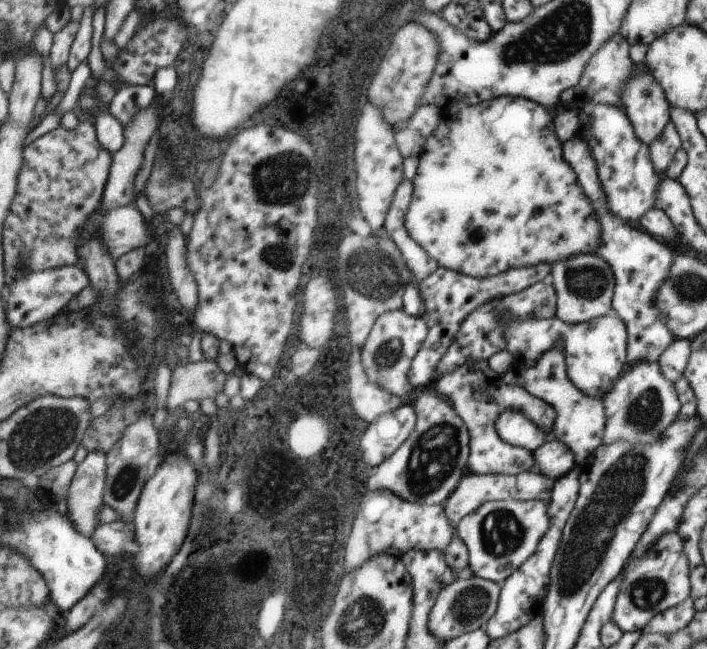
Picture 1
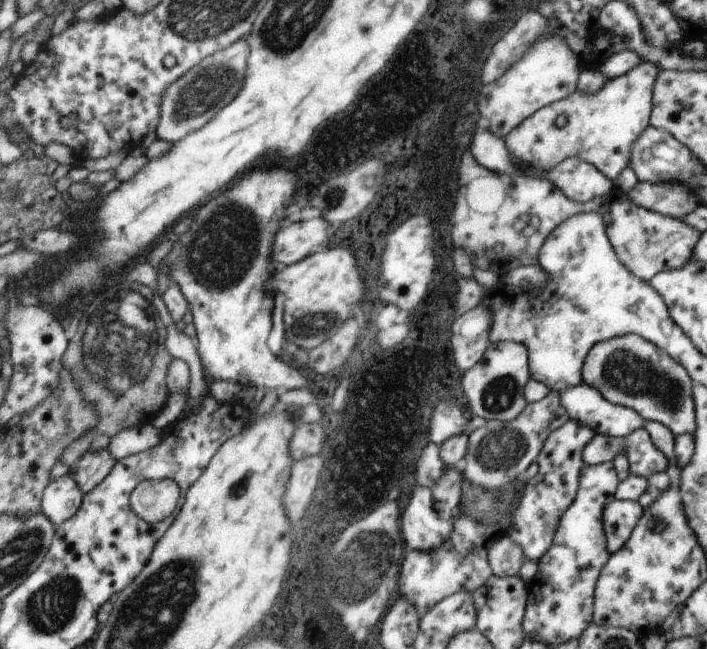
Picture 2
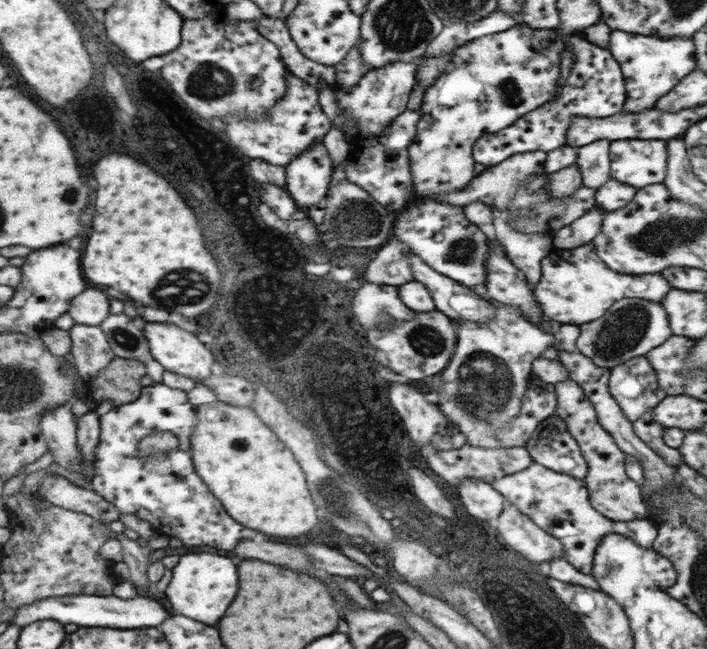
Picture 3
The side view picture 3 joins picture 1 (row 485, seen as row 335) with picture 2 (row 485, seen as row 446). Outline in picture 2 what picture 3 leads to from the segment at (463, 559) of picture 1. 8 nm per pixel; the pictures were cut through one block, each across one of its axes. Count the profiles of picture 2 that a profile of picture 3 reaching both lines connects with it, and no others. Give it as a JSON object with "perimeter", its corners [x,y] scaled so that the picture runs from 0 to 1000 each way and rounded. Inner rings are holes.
{"perimeter":[[[774,604],[774,610],[762,619],[748,622],[731,647],[720,650],[703,650],[703,647],[686,647],[686,656],[669,663],[661,672],[658,687],[658,724],[655,737],[678,752],[709,752],[711,746],[720,746],[726,737],[731,737],[745,718],[754,715],[757,703],[765,700],[765,684],[777,678],[777,672],[796,653],[805,653],[805,638],[799,638],[799,626],[793,626],[793,607]]]}

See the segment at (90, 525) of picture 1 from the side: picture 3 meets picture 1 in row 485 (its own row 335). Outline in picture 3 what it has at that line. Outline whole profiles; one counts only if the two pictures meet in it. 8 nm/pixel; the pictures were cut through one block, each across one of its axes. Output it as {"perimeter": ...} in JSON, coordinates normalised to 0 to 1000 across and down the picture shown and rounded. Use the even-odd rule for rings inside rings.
{"perimeter":[[[106,499],[98,512],[106,527],[100,549],[109,552],[112,570],[123,589],[137,582],[140,573],[157,564],[157,558],[165,552],[143,502]]]}

